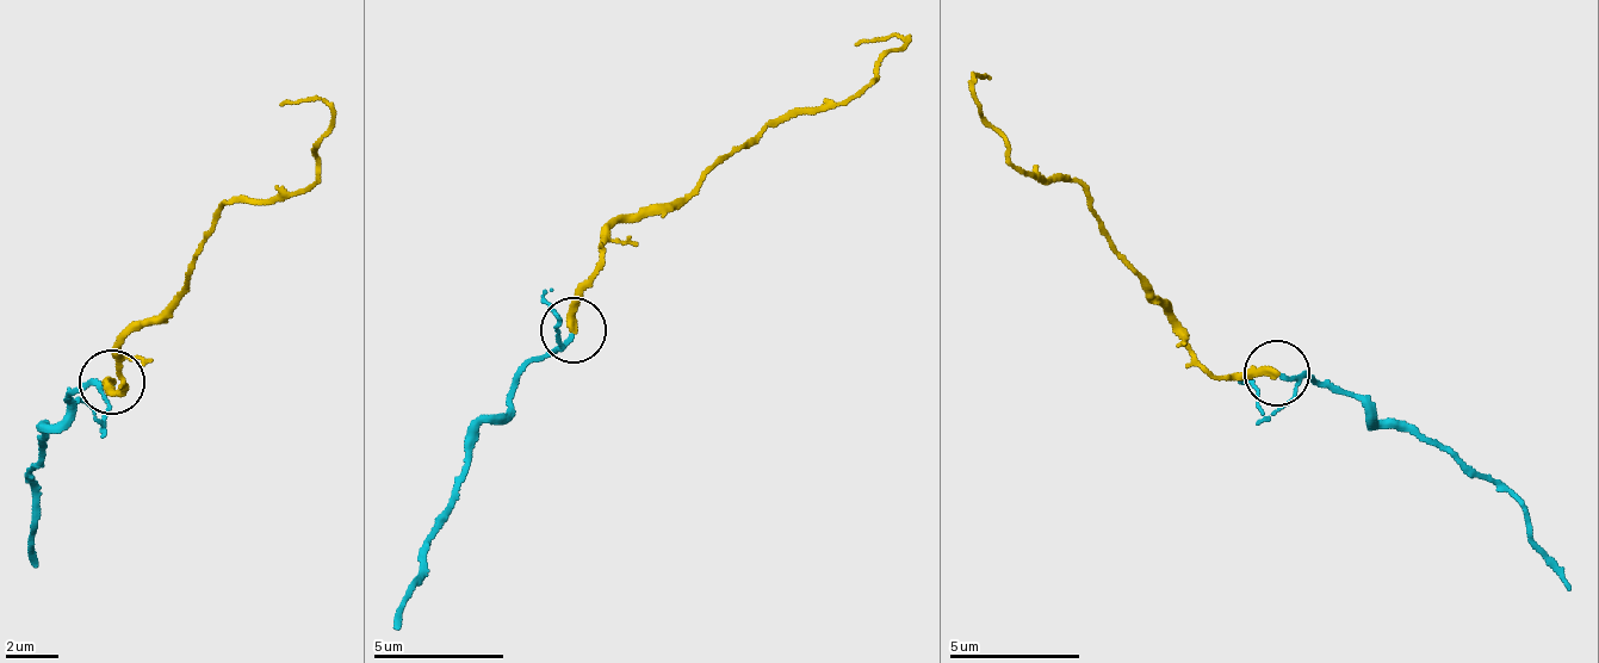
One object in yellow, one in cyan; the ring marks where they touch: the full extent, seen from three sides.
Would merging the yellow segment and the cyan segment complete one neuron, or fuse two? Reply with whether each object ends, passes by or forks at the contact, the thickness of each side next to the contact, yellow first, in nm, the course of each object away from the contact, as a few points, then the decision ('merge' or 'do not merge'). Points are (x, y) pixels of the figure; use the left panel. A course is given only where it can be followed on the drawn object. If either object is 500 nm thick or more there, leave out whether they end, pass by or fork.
yellow ends; cyan passes by; calibres 320 and 130 nm; course yellow (113, 383), (121, 392), (124, 341), (168, 305), (224, 202), (318, 178), (332, 112), (282, 103); course cyan (113, 383), (75, 396), (73, 394), (54, 427), (44, 431), (32, 472), (37, 527), (29, 550), (38, 567); merge

